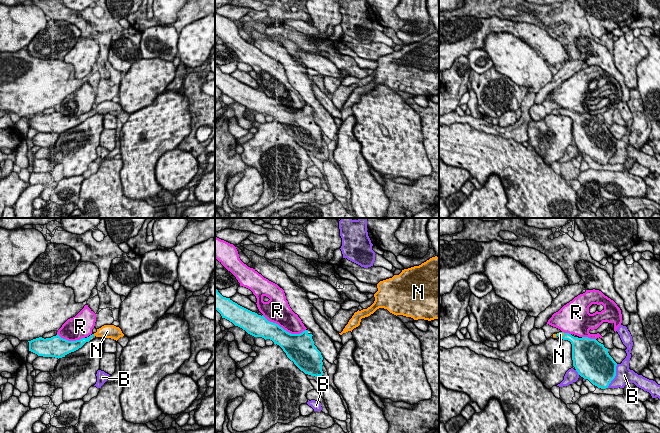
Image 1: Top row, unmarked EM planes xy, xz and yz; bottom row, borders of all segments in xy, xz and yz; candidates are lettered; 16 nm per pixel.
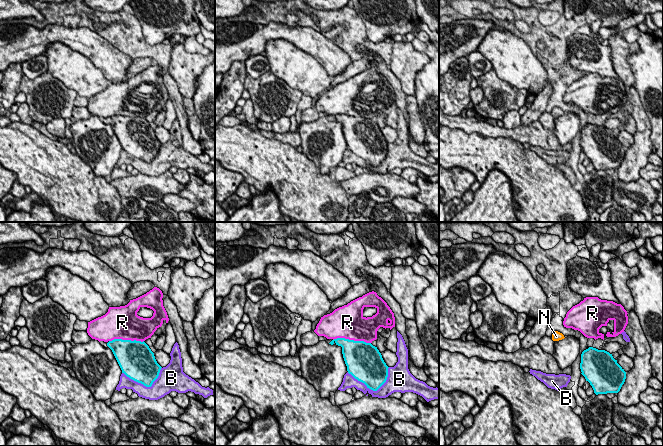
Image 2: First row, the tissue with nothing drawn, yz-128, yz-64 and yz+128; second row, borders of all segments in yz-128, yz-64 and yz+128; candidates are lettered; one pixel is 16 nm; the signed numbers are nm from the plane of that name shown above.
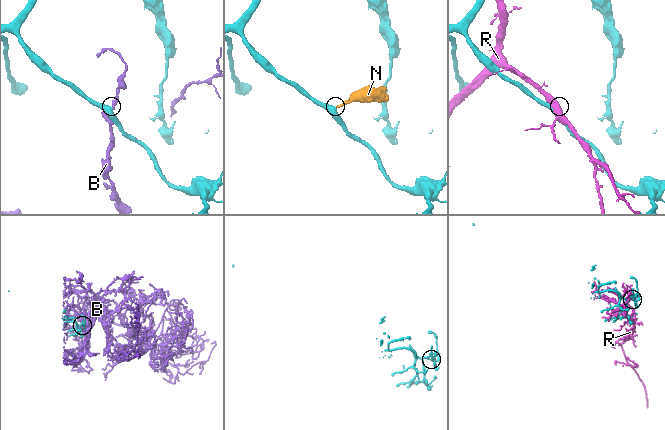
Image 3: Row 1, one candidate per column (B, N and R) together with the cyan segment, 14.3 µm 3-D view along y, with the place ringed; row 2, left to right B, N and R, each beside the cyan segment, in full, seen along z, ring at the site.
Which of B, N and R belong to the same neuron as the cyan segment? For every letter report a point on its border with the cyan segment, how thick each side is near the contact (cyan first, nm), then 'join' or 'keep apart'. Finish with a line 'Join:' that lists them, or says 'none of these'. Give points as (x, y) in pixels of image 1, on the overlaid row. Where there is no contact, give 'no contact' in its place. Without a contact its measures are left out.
B: meets cyan in yz at (615, 375); 480 nm thick on the cyan side, 280 nm on the other; keep apart
N: meets cyan in yz at (559, 332); 120 nm thick on the cyan side, 60 nm on the other; join
R: meets cyan in xz at (283, 329); 300 nm thick on the cyan side, 340 nm on the other; keep apart
Join: N

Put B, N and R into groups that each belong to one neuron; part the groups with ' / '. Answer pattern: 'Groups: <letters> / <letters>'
Groups: B / N / R

